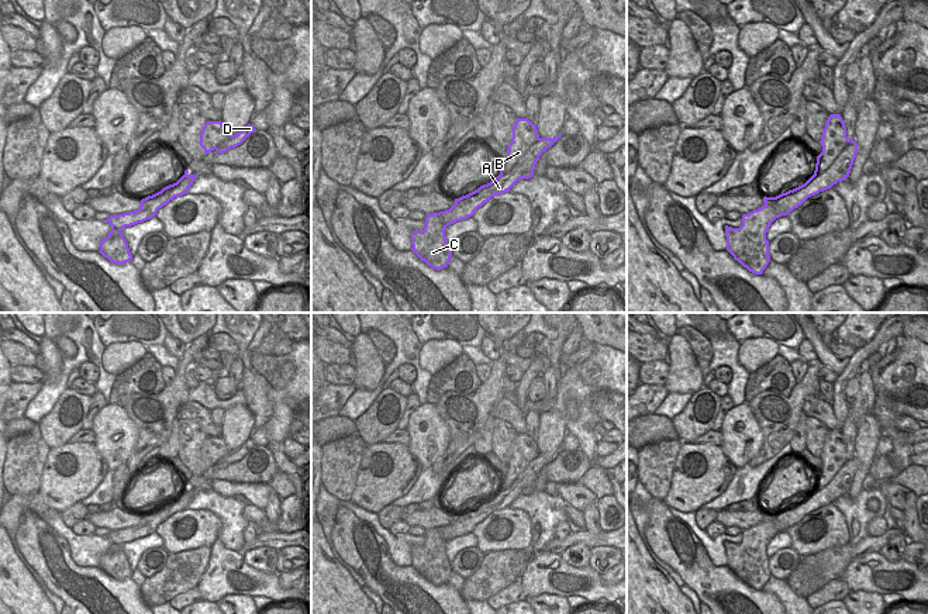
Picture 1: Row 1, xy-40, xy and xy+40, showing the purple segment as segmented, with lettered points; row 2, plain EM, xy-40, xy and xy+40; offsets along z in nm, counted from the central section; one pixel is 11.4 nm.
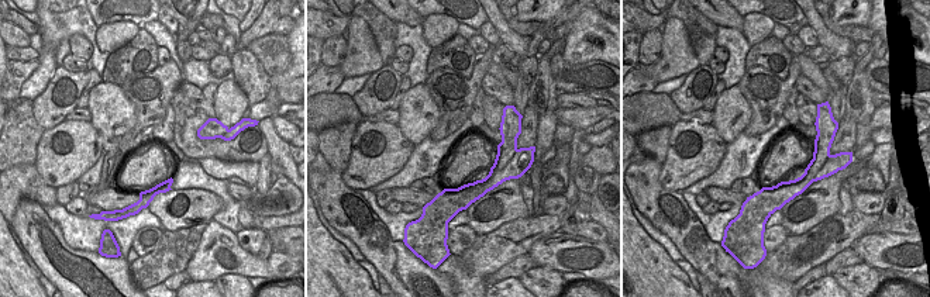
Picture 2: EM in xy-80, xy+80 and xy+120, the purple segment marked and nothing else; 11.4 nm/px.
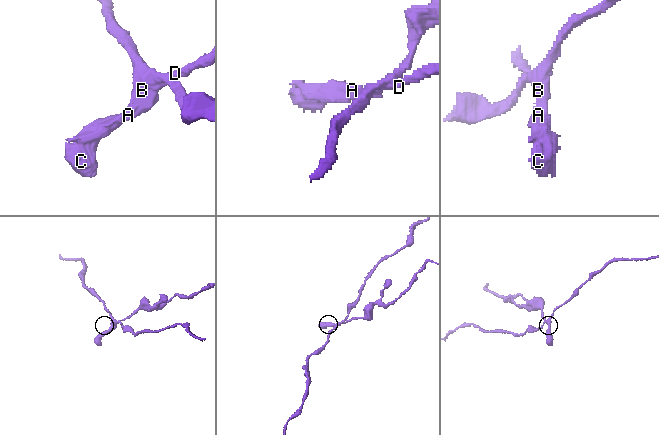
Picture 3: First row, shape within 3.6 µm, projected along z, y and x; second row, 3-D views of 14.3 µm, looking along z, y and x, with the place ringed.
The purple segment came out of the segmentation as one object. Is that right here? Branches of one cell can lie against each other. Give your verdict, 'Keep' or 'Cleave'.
Cleave

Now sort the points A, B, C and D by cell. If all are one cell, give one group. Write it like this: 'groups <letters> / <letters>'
groups A D / B C

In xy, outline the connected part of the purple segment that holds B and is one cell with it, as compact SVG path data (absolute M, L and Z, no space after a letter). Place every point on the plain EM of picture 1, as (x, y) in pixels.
M517 434L513 442L513 453L507 463L507 473L500 479L500 489L507 490L527 466L539 455L537 441L528 434Z

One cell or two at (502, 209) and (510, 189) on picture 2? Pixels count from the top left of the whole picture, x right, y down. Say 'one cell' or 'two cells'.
one cell

